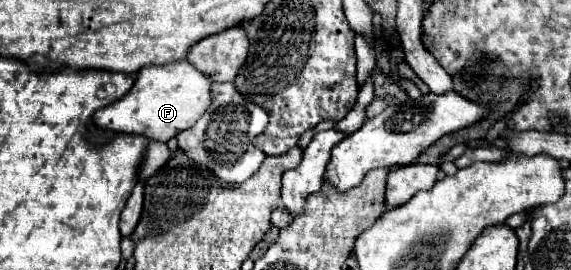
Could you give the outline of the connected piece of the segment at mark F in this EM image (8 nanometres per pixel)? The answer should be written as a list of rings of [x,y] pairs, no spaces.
[[[187,60],[167,66],[147,66],[139,70],[133,88],[119,102],[105,106],[95,114],[95,126],[115,134],[139,134],[149,140],[169,142],[181,130],[191,128],[211,104],[211,80],[197,72]]]

